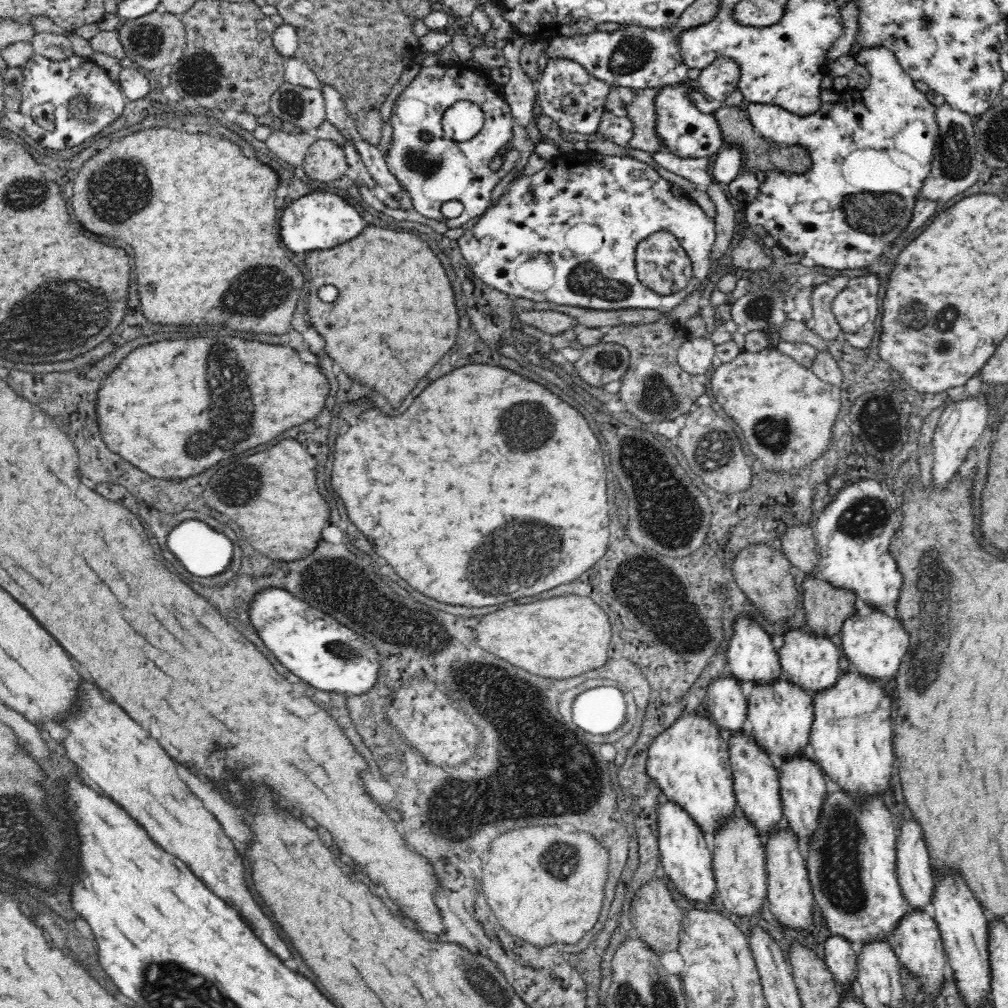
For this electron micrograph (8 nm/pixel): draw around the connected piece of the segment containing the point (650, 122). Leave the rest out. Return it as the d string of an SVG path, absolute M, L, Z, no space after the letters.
M672 85L635 89L632 104L623 113L634 125L633 137L627 143L627 148L638 148L638 150L650 153L668 150L656 130L655 105L656 95L666 86Z

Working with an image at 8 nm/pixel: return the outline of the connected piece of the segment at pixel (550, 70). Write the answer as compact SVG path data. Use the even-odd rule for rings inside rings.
M549 60L542 77L536 81L537 104L542 112L553 118L568 132L594 134L600 126L605 110L605 102L612 86L590 75L586 69L570 60Z

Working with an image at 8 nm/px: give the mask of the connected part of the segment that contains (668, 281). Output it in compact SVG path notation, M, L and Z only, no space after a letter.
M668 231L655 232L640 241L636 247L635 260L639 281L658 295L675 294L683 290L688 282L691 282L692 264L690 257L680 246L678 239Z

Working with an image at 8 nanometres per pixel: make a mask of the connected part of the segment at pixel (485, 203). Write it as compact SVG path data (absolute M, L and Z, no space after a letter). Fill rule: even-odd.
M462 62L448 67L440 64L422 67L393 104L389 119L393 133L384 153L387 167L409 194L413 208L422 216L440 221L448 228L458 228L482 215L492 204L492 189L514 168L520 156L519 150L511 148L514 144L509 144L513 137L510 105L506 99L498 97L492 83ZM459 100L478 104L485 116L482 130L464 142L446 140L441 123L444 112ZM421 136L428 144L421 144ZM496 158L502 159L502 164L492 170L490 165ZM448 200L462 202L464 210L460 216L447 218L442 215L440 208Z

